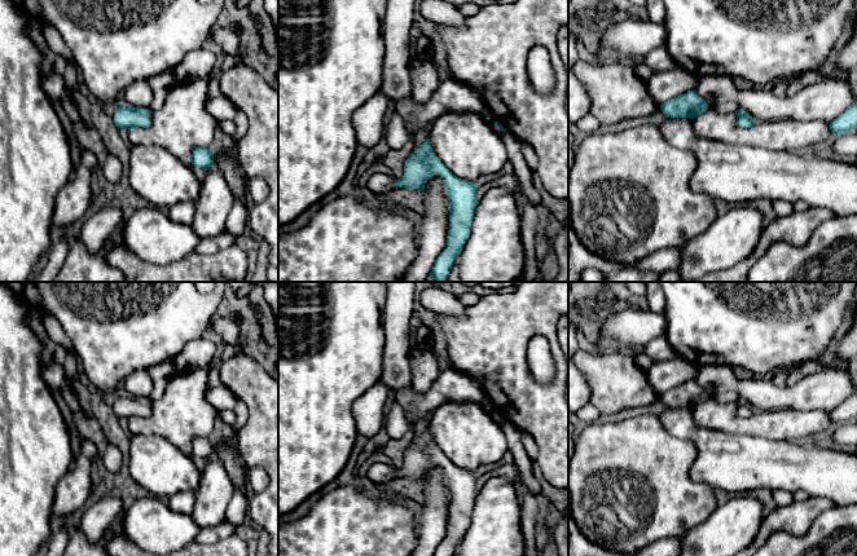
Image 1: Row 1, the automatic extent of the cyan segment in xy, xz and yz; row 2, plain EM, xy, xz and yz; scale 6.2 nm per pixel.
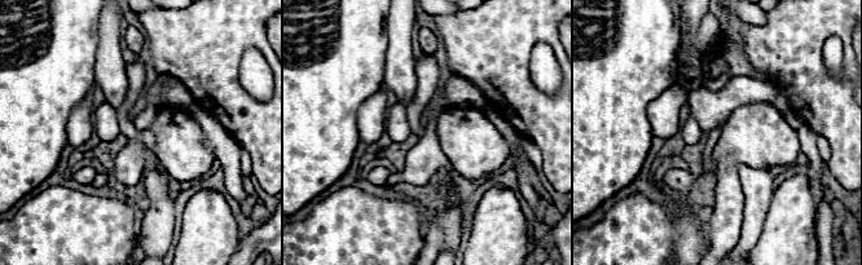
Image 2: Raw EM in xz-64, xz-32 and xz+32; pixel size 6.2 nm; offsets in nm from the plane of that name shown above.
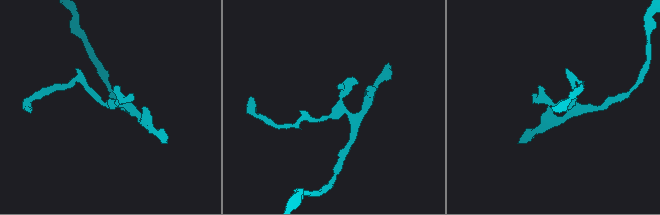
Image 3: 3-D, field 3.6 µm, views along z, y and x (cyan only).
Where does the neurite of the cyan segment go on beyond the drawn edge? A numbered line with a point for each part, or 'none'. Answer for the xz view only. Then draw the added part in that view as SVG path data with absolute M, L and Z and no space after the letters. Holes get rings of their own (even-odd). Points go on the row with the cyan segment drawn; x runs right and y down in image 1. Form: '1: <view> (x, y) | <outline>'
none

